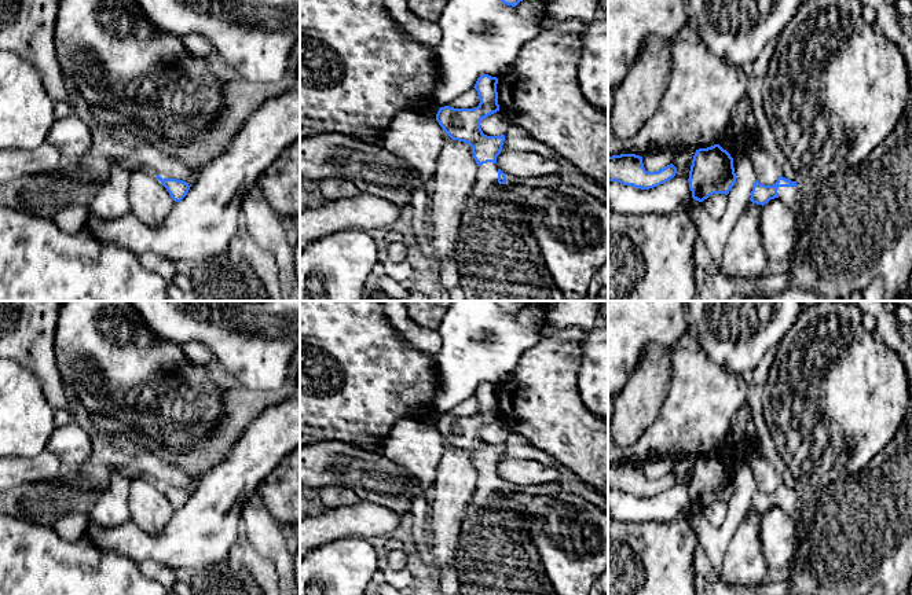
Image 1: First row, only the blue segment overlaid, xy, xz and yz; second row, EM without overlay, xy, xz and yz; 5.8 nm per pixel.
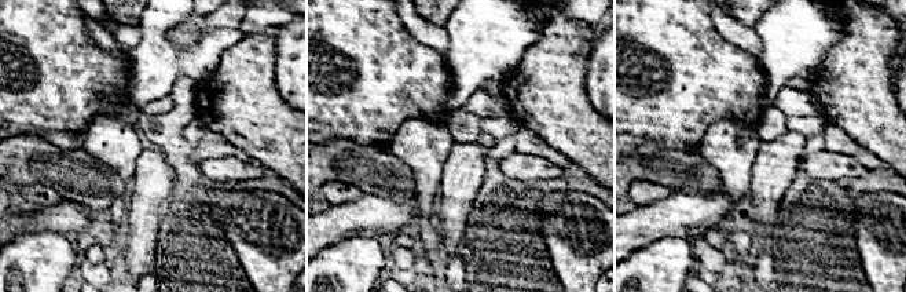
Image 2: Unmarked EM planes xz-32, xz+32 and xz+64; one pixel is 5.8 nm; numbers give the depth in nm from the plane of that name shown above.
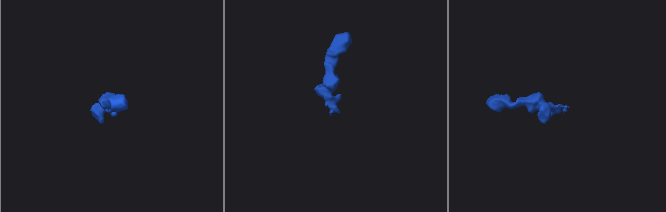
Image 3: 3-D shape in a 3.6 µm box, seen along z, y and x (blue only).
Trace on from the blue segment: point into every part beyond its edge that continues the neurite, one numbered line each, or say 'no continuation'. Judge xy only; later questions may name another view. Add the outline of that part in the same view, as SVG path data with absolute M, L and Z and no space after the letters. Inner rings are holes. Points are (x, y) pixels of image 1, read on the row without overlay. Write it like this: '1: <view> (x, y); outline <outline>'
no continuation

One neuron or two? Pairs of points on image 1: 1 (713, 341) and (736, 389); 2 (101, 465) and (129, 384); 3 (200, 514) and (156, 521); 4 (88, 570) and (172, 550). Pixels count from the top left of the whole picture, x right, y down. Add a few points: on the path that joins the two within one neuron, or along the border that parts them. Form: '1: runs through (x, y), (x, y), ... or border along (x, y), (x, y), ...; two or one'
1: border along (702, 351), (711, 360), (739, 375); two
2: border along (90, 419), (98, 432), (112, 434); two
3: border along (175, 510), (157, 533), (147, 533), (138, 526); two
4: border along (102, 548), (127, 555), (138, 564); two

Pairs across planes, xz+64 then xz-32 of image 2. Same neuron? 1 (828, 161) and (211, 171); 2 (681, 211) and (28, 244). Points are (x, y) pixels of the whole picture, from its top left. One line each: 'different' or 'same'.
1: same
2: different

